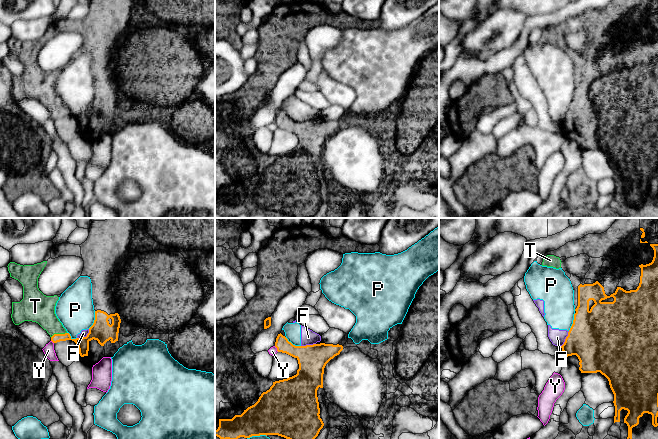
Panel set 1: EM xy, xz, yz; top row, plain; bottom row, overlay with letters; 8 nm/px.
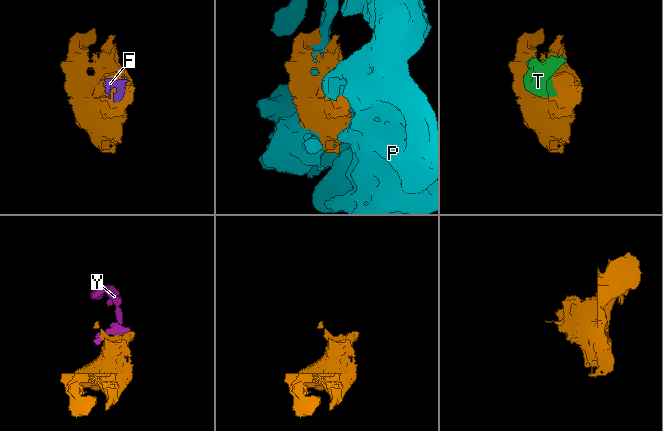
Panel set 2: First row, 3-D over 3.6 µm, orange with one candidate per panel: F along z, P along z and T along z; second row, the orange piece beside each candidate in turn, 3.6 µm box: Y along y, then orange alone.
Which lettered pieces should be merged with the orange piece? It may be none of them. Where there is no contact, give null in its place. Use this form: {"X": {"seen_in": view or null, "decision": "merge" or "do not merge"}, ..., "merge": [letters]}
{"F": {"seen_in": "xy", "decision": "do not merge"}, "P": {"seen_in": "xy", "decision": "do not merge"}, "T": {"seen_in": "xy", "decision": "merge"}, "Y": {"seen_in": "xz", "decision": "do not merge"}, "merge": ["T"]}

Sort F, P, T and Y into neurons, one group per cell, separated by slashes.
F P / T / Y

